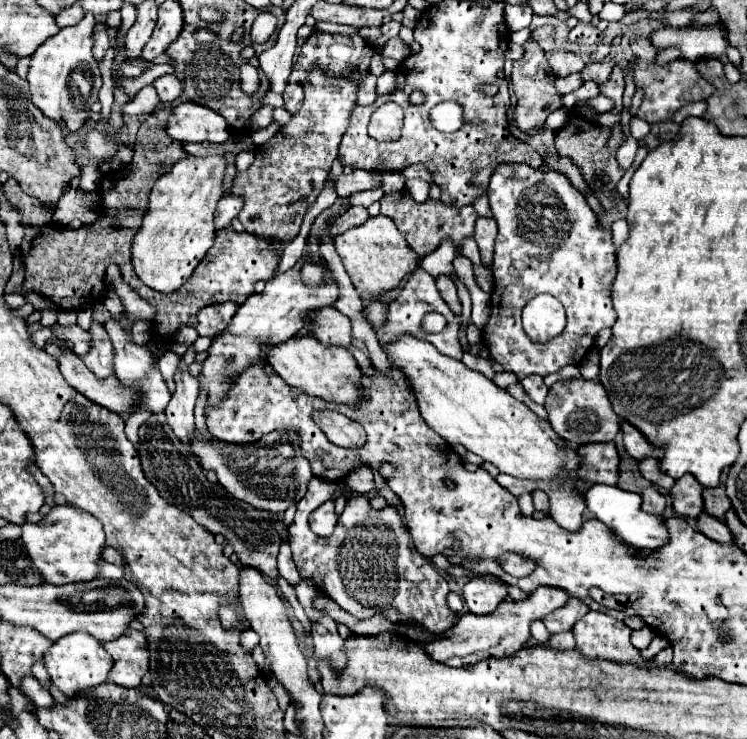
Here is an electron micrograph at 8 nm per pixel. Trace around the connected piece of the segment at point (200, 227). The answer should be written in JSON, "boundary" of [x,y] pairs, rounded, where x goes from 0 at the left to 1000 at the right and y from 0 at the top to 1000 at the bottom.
{"boundary":[[[249,212],[217,237],[201,261],[201,277],[187,313],[177,329],[177,359],[182,372],[217,396],[236,394],[270,353],[286,326],[286,286],[300,264],[303,212]]]}

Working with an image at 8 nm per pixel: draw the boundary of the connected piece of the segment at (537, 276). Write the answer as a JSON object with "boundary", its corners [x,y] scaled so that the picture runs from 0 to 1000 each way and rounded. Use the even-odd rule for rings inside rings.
{"boundary":[[[669,221],[653,250],[653,269],[659,291],[667,302],[664,340],[661,340],[661,394],[659,394],[659,426],[648,442],[648,464],[656,480],[675,497],[685,502],[693,513],[701,513],[712,505],[736,507],[750,502],[755,494],[774,494],[784,475],[793,470],[795,456],[803,445],[819,442],[825,424],[819,421],[819,383],[825,375],[825,342],[819,332],[817,310],[803,307],[793,283],[787,283],[784,269],[760,248],[758,237],[715,229],[704,221]],[[720,396],[736,396],[752,407],[758,418],[758,445],[752,453],[734,464],[715,464],[699,445],[699,415]]]}

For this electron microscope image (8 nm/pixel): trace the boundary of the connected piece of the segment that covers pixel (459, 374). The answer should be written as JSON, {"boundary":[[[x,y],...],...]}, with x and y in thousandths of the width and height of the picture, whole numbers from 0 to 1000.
{"boundary":[[[538,451],[530,461],[517,464],[517,480],[519,491],[544,510],[570,575],[602,602],[621,602],[685,645],[720,651],[747,645],[752,637],[766,637],[771,648],[776,624],[771,610],[747,594],[734,570],[726,570],[699,543],[688,540],[645,505],[584,475],[578,464],[552,451]]]}

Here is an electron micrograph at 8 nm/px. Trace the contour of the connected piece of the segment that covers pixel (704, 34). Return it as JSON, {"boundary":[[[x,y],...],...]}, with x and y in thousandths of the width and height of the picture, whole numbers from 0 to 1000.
{"boundary":[[[926,31],[921,37],[889,34],[884,39],[876,39],[867,47],[867,53],[881,69],[908,66],[916,80],[929,85],[948,77],[967,77],[977,64],[975,42],[967,31],[950,34]]]}

